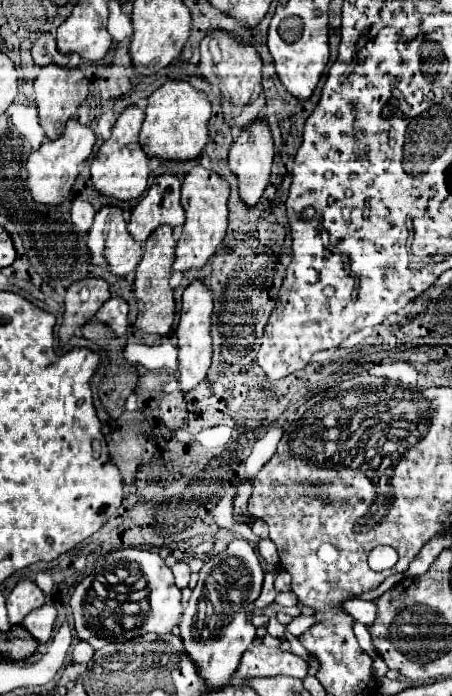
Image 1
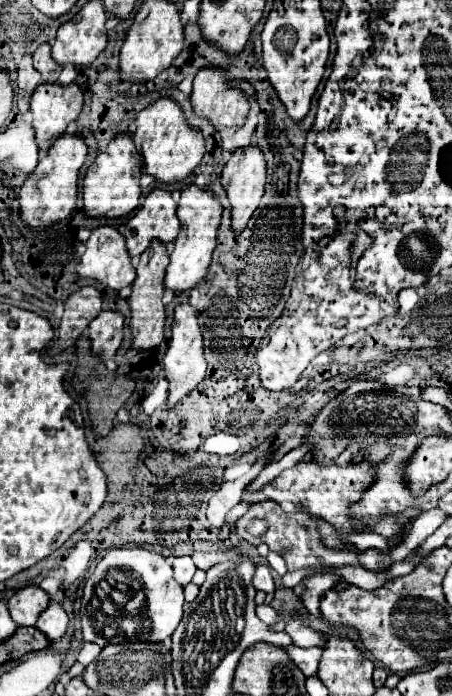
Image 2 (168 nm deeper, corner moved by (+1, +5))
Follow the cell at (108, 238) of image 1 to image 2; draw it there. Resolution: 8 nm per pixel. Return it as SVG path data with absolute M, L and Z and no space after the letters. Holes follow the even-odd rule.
M97 227L85 247L87 249L75 269L79 279L95 279L113 291L121 291L135 281L135 269L125 239L115 227Z

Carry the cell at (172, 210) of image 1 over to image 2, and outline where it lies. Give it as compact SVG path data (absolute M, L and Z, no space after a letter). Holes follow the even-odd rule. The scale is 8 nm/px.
M153 189L141 203L139 211L119 231L127 241L131 257L141 255L153 239L171 243L179 235L179 221L175 215L175 201L165 189Z

